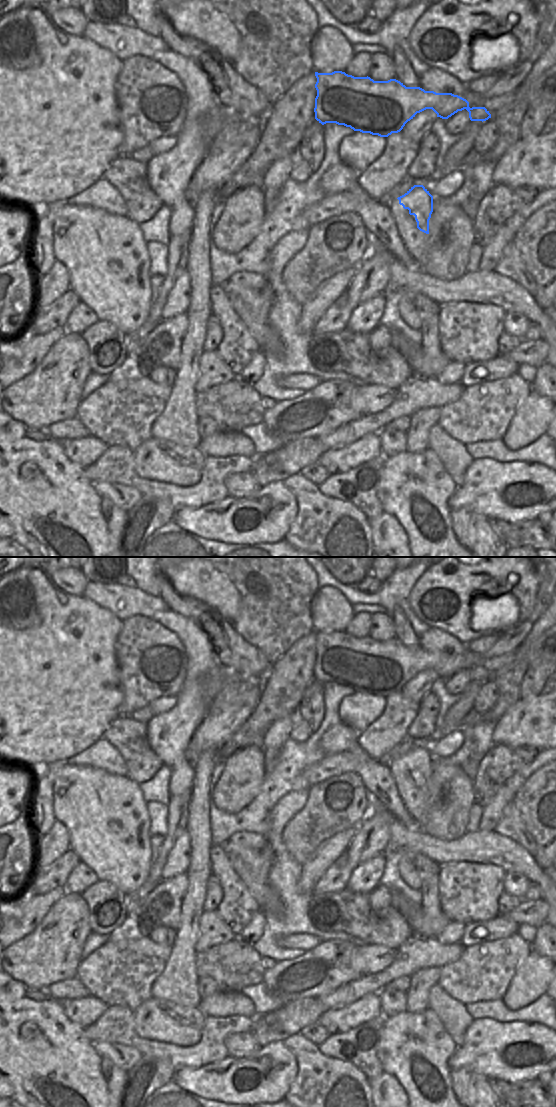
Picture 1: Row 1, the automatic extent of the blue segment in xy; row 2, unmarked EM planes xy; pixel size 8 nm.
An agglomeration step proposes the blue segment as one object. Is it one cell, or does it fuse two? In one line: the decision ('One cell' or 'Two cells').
Two cells.

